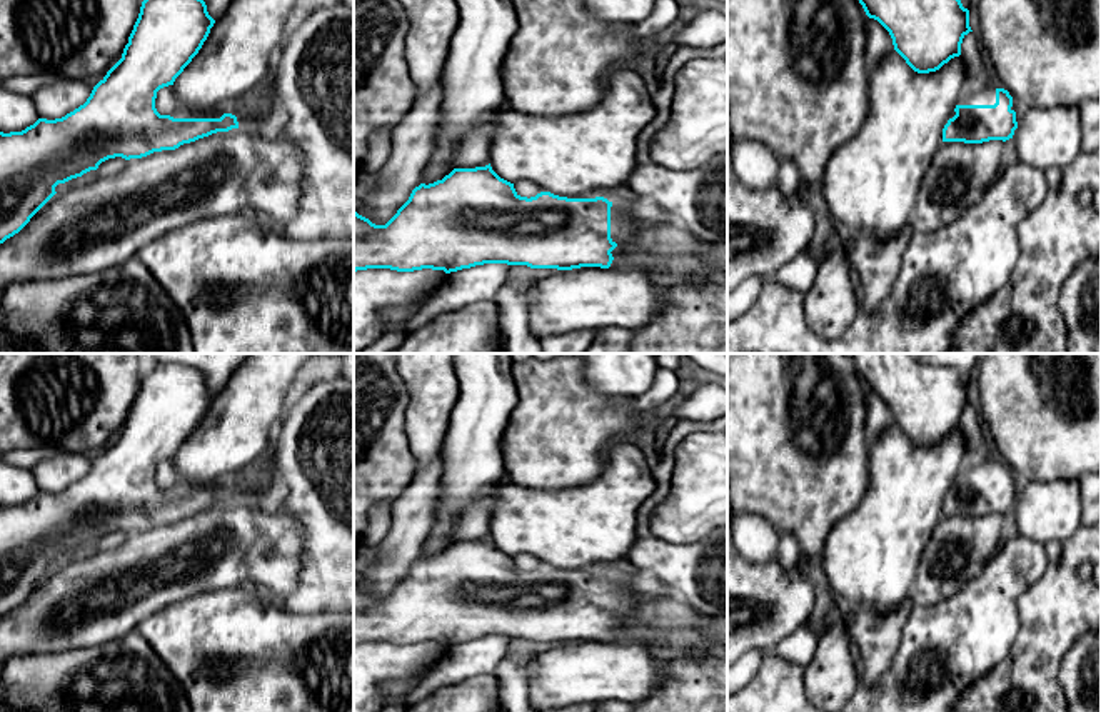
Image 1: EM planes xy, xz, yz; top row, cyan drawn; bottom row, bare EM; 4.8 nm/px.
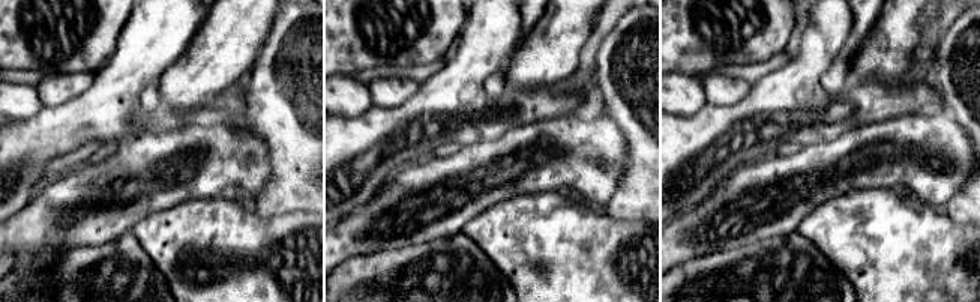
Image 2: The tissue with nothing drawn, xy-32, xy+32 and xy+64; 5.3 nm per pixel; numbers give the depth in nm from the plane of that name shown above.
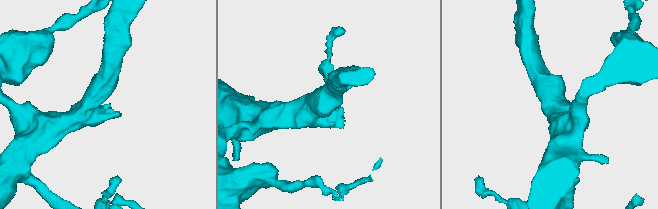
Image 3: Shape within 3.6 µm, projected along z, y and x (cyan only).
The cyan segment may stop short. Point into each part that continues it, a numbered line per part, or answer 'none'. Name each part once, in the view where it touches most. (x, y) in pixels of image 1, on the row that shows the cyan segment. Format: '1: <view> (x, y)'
1: xy (180, 112)

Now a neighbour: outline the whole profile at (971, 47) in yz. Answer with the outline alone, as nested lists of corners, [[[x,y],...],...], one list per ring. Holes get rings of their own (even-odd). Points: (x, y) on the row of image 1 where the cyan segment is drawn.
[[[969,32],[964,35],[961,43],[961,58],[968,70],[968,78],[979,75],[984,67],[981,60],[981,38],[978,32]]]

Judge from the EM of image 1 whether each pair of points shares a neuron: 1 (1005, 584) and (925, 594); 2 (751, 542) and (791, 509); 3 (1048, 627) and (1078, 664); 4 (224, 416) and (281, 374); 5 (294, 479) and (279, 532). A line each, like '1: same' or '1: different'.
1: different
2: different
3: different
4: same
5: different

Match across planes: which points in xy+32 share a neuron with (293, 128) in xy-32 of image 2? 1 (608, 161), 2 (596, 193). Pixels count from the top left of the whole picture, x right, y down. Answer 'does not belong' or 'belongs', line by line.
1: does not belong
2: does not belong

